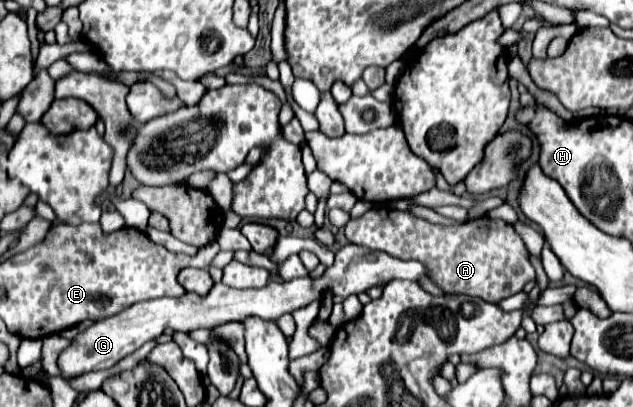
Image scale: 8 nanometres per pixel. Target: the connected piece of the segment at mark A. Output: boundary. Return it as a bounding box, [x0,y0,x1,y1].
[345,208,535,304]

